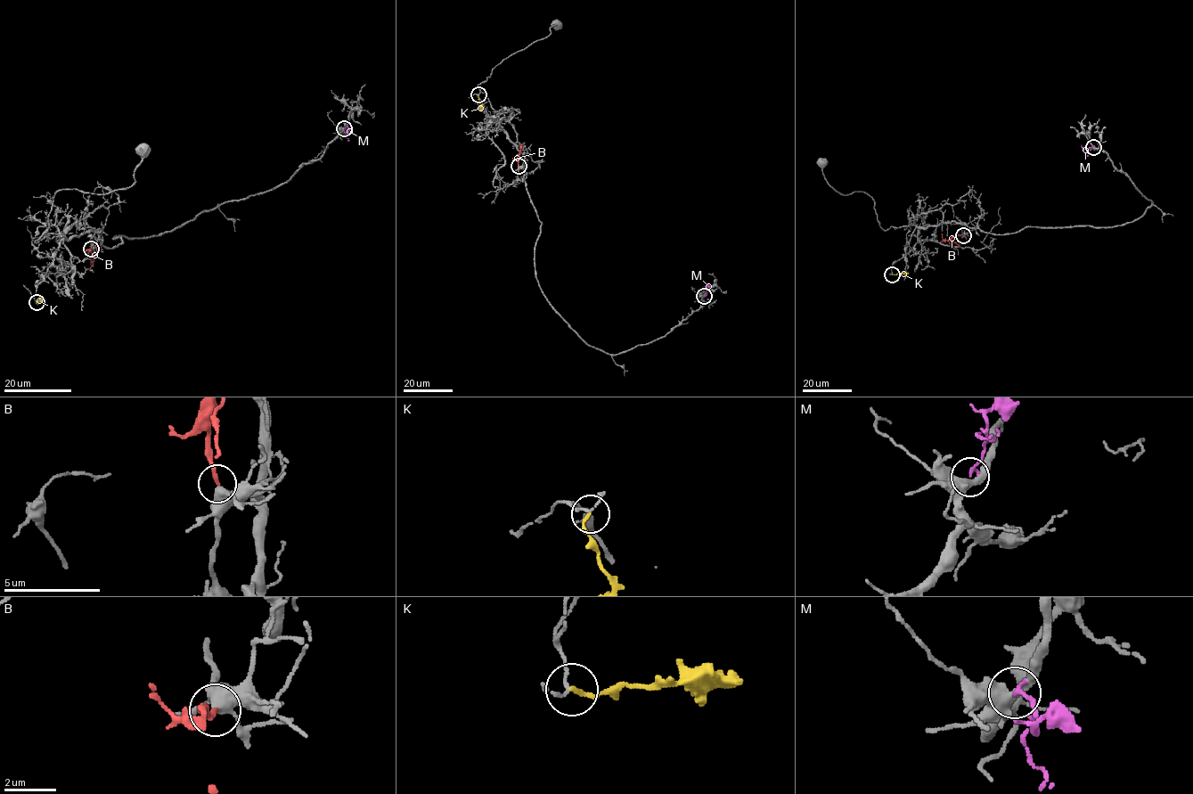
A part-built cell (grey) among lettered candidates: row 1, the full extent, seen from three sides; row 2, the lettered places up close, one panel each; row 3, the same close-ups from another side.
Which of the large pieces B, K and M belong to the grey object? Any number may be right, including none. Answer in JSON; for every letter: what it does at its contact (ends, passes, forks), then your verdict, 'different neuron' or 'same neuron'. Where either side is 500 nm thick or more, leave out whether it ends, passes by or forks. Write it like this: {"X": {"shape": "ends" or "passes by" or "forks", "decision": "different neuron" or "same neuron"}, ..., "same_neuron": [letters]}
{"B": {"shape": "ends", "decision": "same neuron"}, "K": {"shape": "ends", "decision": "different neuron"}, "M": {"shape": "ends", "decision": "different neuron"}, "same_neuron": ["B"]}

